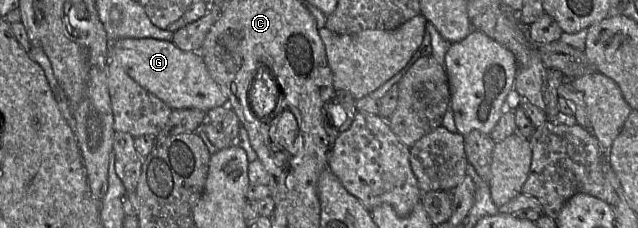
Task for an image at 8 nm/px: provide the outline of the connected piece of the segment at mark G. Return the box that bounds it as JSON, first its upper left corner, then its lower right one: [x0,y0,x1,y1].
[111,38,227,109]

